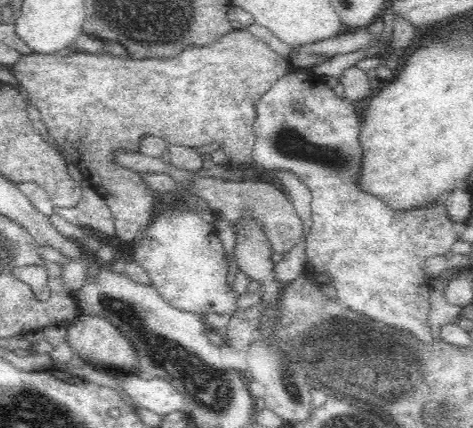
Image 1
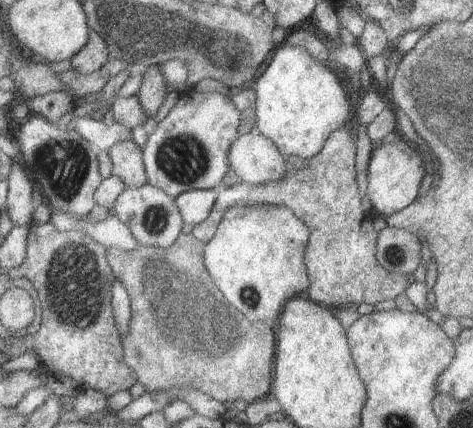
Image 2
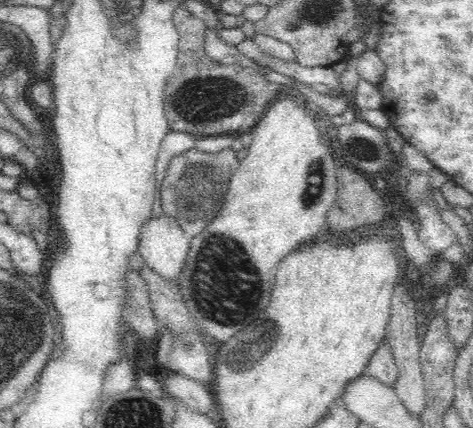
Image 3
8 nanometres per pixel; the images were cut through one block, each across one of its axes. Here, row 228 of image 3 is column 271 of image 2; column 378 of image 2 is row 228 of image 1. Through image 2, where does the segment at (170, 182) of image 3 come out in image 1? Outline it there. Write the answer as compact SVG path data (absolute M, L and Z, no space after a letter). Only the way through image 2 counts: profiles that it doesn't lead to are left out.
M246 28L246 30L234 30L234 32L230 32L230 34L222 36L222 38L218 38L212 46L190 46L190 48L182 50L182 54L178 54L178 56L174 56L174 58L170 58L170 60L160 60L160 58L150 58L150 60L114 58L114 56L110 56L110 54L106 54L106 52L88 54L88 52L82 52L82 50L76 50L76 48L74 48L74 54L72 54L72 56L26 54L26 56L20 56L20 62L10 68L10 72L18 78L20 86L24 86L24 88L28 90L32 104L36 104L36 108L40 110L40 118L42 118L44 126L48 128L50 136L54 138L54 142L58 144L60 154L64 154L64 158L66 158L68 164L74 164L74 166L80 170L80 174L90 182L90 186L100 194L100 198L102 198L102 200L106 202L106 206L110 208L112 218L114 218L114 230L116 230L116 238L118 238L118 240L132 242L132 240L136 238L136 234L138 234L140 230L144 230L144 228L156 218L158 212L164 210L164 206L194 208L192 202L206 200L206 202L208 202L208 210L214 212L214 214L218 216L218 220L224 216L224 218L230 222L232 228L236 228L238 220L246 220L246 222L256 220L256 222L262 226L262 232L264 232L264 236L268 238L268 242L270 242L270 246L272 246L272 254L274 254L274 252L276 252L276 254L288 254L288 252L300 242L300 238L304 238L304 222L302 222L302 218L298 216L298 212L294 210L294 208L296 208L296 206L294 206L294 200L290 200L288 194L284 194L280 188L272 188L272 186L246 186L244 182L226 182L226 180L216 180L216 178L194 178L190 184L180 184L180 182L176 182L176 188L178 188L180 194L184 194L184 196L182 196L182 198L172 198L172 192L170 192L170 194L162 194L162 192L150 188L150 186L142 180L142 174L138 174L138 172L134 172L134 170L128 170L128 168L116 164L114 158L112 158L112 154L114 154L114 150L120 150L120 148L126 148L126 150L130 150L130 152L138 152L140 138L142 138L144 134L154 134L154 136L164 138L166 144L186 146L186 148L194 148L194 150L200 148L200 146L206 146L206 144L214 144L214 142L226 144L226 142L240 142L240 140L242 140L242 160L250 160L250 156L252 156L252 152L254 152L252 146L254 146L254 142L256 142L256 138L254 138L254 122L256 122L256 112L258 112L258 110L256 110L258 100L262 98L262 94L264 94L266 90L270 90L270 88L274 86L274 82L278 82L284 74L288 74L288 70L292 70L292 64L288 62L288 58L284 58L282 54L276 54L276 52L274 52L272 48L268 48L260 38L252 36L252 34L248 32L248 28Z

